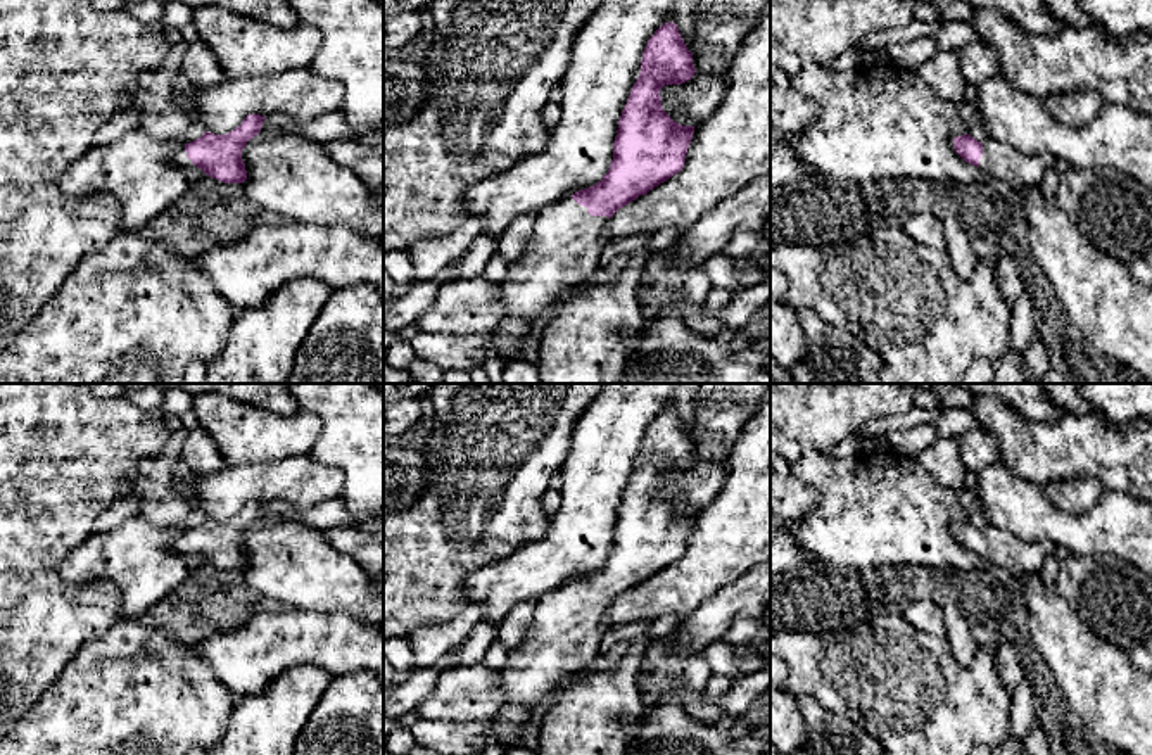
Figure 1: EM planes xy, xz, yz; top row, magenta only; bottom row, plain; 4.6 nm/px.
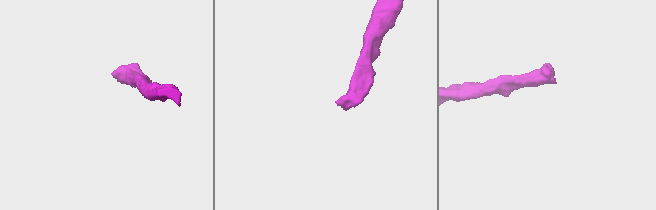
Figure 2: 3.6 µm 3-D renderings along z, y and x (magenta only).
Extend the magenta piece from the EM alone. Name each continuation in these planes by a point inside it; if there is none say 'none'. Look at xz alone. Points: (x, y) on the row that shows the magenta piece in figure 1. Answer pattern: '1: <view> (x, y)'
1: xz (567, 244)

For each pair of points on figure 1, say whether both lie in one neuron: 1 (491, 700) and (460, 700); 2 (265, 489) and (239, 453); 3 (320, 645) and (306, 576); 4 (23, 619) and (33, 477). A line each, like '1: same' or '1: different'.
1: same
2: different
3: different
4: same

